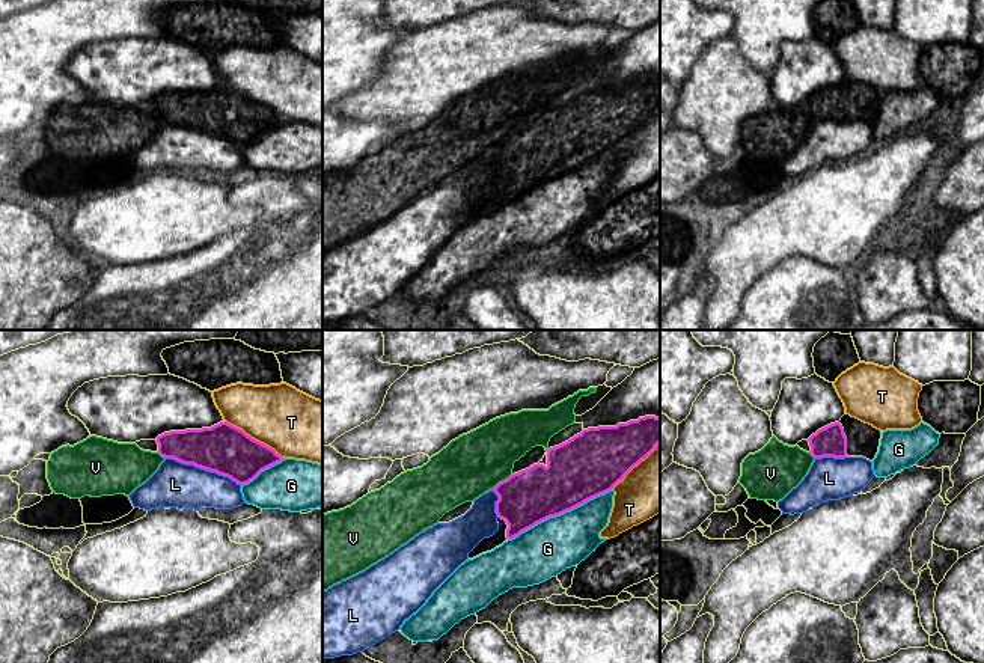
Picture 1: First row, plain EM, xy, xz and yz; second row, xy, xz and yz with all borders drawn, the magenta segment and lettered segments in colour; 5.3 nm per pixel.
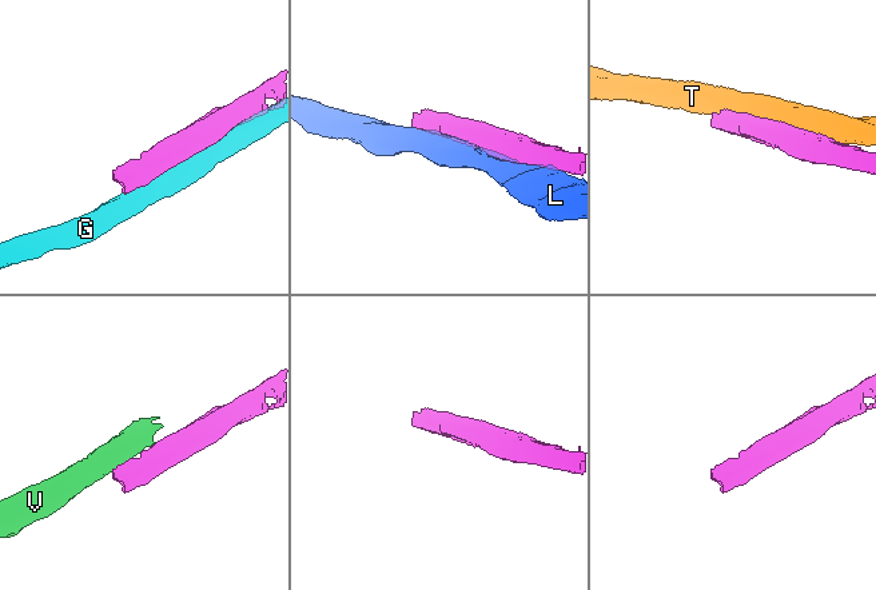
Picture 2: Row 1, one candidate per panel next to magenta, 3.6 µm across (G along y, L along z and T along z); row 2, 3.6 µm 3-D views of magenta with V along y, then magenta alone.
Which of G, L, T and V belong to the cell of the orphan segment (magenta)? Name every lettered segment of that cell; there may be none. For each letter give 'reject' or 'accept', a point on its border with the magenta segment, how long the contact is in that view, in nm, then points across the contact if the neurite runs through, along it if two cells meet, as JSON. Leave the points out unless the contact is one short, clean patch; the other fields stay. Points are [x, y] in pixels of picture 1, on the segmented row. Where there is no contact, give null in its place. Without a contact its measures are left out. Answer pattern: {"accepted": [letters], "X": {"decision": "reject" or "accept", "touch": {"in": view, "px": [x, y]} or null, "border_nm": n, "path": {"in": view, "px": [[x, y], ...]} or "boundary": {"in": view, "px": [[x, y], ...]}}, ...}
{"accepted": [], "G": {"decision": "reject", "touch": {"in": "xz", "px": [559, 514]}, "border_nm": 600}, "L": {"decision": "reject", "touch": {"in": "xy", "px": [204, 467]}, "border_nm": 420}, "T": {"decision": "reject", "touch": {"in": "xy", "px": [253, 439]}, "border_nm": 380}, "V": {"decision": "reject", "touch": {"in": "xz", "px": [502, 481]}, "border_nm": 140}}

